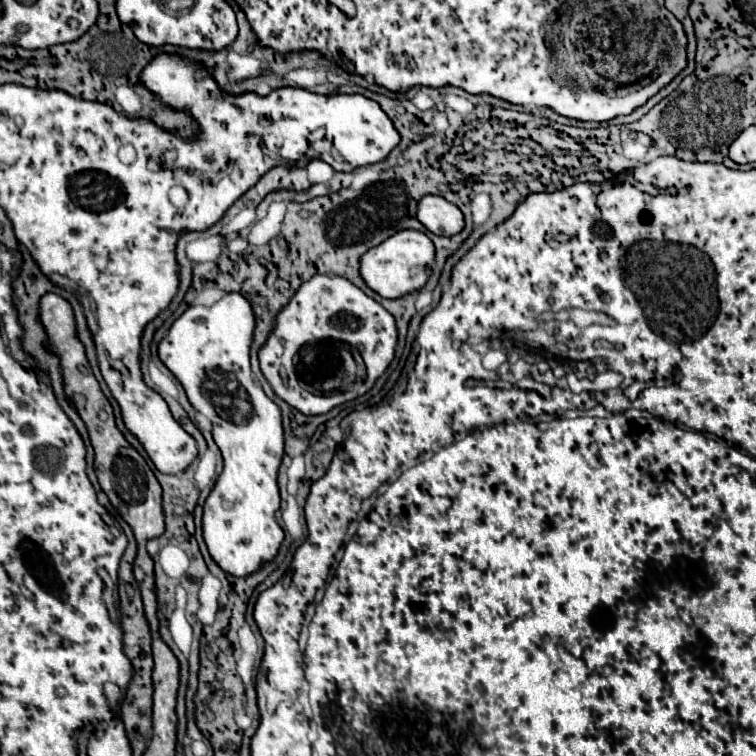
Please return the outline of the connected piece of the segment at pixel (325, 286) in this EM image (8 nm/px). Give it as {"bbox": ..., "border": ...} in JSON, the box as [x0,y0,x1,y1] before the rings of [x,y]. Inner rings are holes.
{"bbox":[258,274,398,416],"border":[[[314,274],[310,280],[300,284],[300,288],[288,300],[288,304],[276,314],[276,324],[258,352],[258,360],[262,374],[270,382],[274,394],[292,408],[300,410],[302,414],[312,416],[312,414],[324,414],[334,406],[354,400],[356,396],[368,392],[374,386],[376,378],[392,362],[396,340],[398,340],[398,330],[394,316],[388,310],[384,310],[374,298],[366,296],[360,288],[356,288],[352,282],[348,282],[342,276]],[[312,338],[344,338],[344,342],[352,342],[352,346],[360,350],[360,356],[368,366],[368,378],[360,386],[356,386],[356,390],[332,394],[308,394],[308,390],[300,386],[296,370],[292,370],[292,358],[296,350],[300,350],[304,342],[312,342]]]}

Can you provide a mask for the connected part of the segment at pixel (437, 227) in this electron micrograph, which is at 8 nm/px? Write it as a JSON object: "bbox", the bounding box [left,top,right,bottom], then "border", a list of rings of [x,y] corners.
{"bbox":[418,196,464,236],"border":[[[424,196],[418,202],[418,220],[438,236],[452,236],[464,228],[462,212],[442,196]]]}

